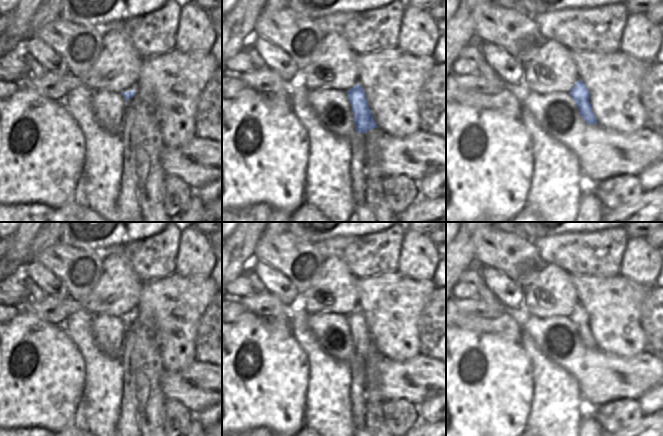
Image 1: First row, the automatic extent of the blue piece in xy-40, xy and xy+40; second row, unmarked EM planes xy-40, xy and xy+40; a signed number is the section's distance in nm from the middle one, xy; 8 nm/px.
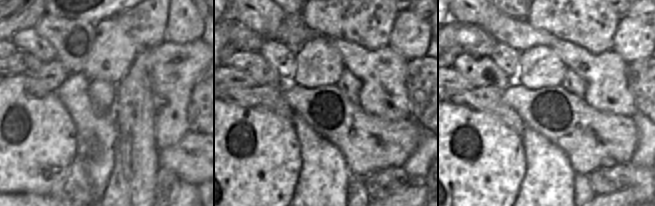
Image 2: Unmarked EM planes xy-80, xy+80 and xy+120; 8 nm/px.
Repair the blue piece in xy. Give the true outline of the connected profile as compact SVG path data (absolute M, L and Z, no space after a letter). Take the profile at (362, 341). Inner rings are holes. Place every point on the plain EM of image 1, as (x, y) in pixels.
M358 308L347 315L347 321L353 337L355 355L351 364L351 415L355 429L363 428L365 421L365 363L363 358L377 352L367 329L367 323Z

